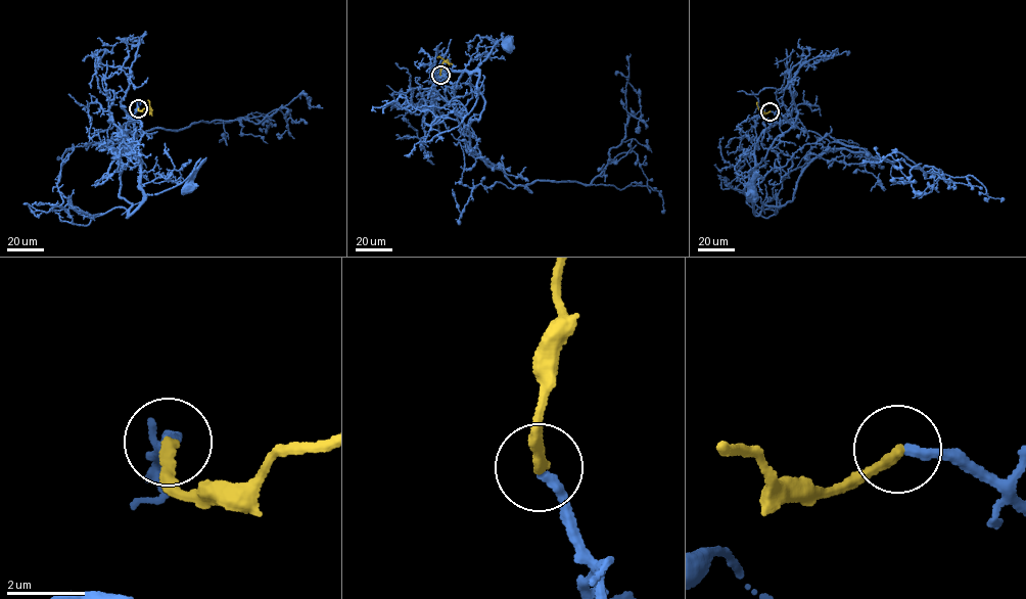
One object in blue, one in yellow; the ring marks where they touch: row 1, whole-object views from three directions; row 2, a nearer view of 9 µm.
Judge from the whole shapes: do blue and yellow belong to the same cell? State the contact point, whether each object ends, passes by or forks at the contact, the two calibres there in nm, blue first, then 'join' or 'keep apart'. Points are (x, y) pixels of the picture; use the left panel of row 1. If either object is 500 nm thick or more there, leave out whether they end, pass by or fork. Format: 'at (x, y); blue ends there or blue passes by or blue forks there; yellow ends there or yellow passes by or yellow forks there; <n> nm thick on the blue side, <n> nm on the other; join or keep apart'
at (138, 108); blue ends there; yellow ends there; 240 nm thick on the blue side, 300 nm on the other; join

